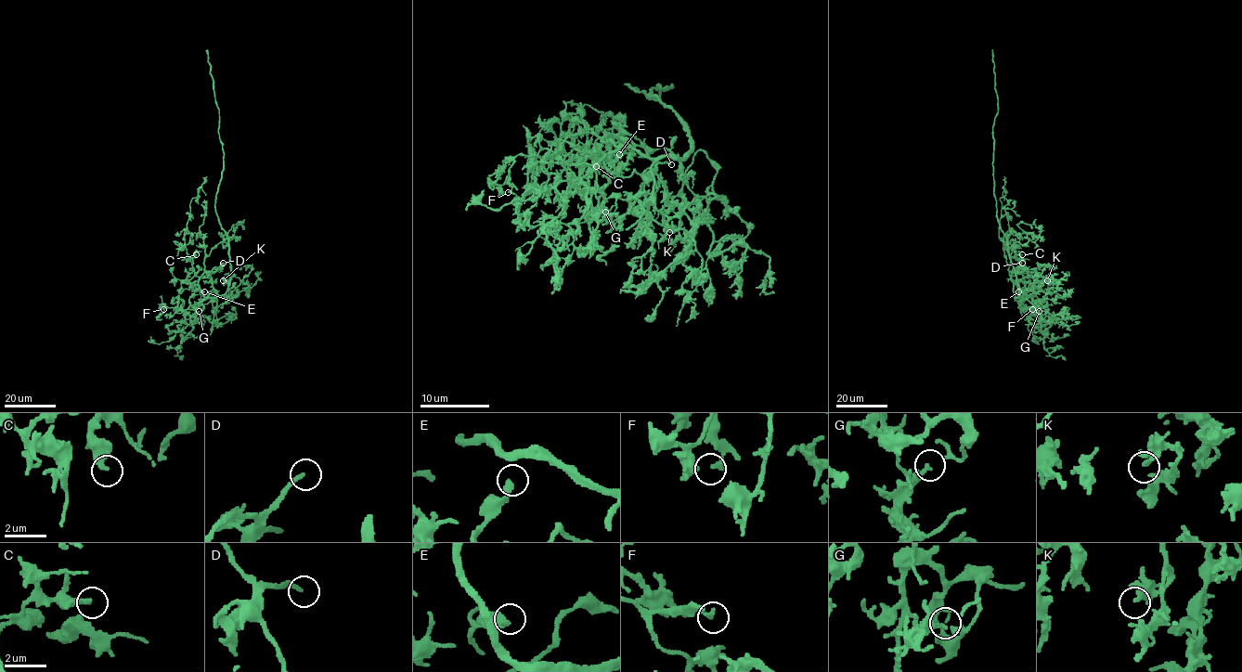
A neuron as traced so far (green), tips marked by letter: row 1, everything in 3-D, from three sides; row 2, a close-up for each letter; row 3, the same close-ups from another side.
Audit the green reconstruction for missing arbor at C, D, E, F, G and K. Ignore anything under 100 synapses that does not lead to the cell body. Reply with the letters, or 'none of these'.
D

